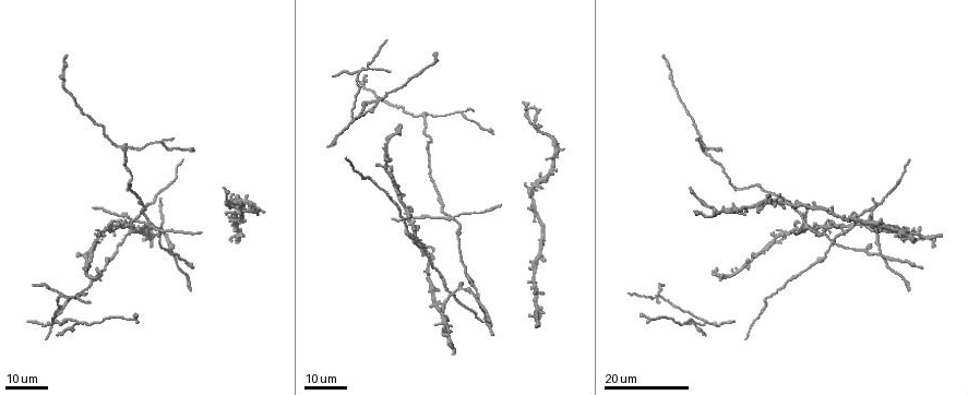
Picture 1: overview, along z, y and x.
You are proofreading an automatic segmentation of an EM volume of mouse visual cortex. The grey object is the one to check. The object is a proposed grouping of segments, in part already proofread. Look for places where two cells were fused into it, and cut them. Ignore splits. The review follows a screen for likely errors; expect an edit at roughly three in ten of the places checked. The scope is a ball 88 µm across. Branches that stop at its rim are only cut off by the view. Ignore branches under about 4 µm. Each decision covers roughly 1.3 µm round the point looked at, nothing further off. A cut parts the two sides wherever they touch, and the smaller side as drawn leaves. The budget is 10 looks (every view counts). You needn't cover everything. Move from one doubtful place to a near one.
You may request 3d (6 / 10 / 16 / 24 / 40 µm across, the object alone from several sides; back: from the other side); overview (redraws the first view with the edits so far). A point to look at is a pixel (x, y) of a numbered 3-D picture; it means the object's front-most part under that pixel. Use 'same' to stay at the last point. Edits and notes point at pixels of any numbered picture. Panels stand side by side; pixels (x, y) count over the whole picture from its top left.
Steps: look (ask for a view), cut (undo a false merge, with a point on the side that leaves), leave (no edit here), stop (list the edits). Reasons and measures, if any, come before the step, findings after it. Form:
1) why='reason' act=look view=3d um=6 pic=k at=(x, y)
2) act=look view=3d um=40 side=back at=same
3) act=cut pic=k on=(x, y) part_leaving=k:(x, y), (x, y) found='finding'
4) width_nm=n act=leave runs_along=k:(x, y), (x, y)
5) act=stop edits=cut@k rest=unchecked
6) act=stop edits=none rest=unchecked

why='three-way junction' act=look view=3d um=24 pic=1 at=(440, 310)

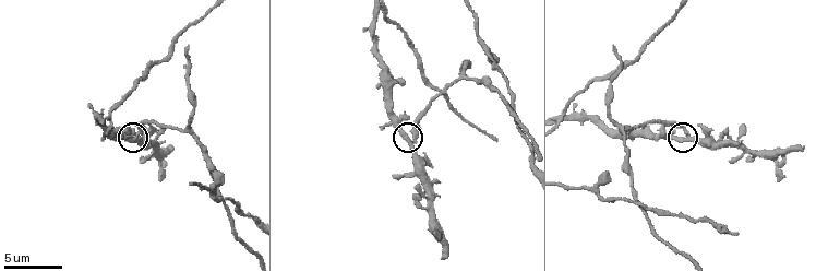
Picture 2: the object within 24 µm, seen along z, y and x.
why='zoom in' act=look view=3d um=6 pic=2 at=(135, 140)

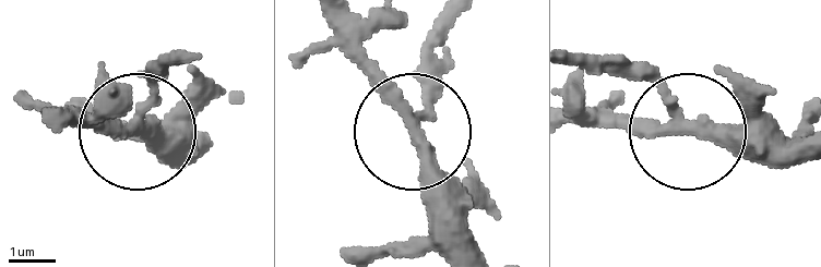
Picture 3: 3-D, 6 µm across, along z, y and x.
act=look view=3d um=6 side=back pic=3 at=(134, 127)

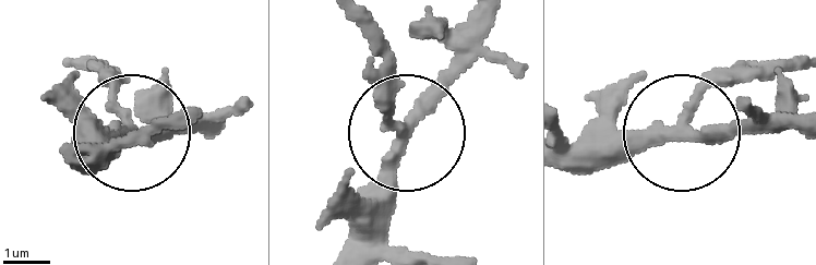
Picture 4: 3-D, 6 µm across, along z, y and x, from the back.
width_nm=270 act=cut pic=4 on=(387, 53) found='two cells meet here'

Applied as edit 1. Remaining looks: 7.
why='redraw' act=look view=overview

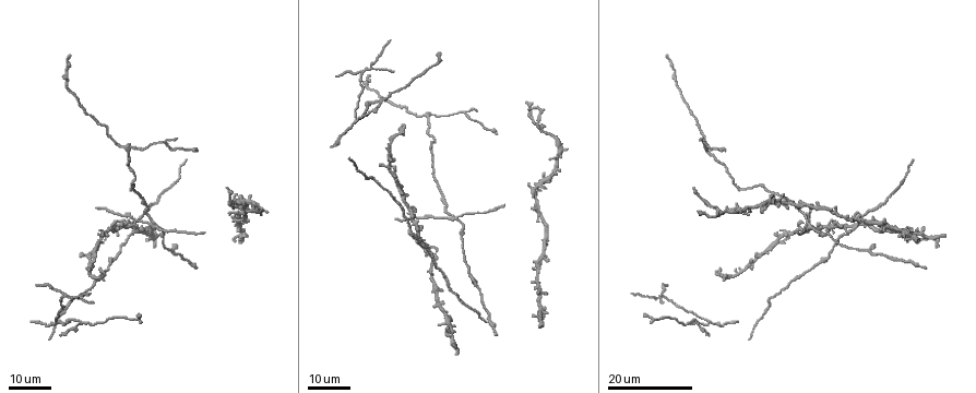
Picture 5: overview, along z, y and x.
why='looks like a crossing' act=look view=3d um=16 pic=5 at=(540, 128)

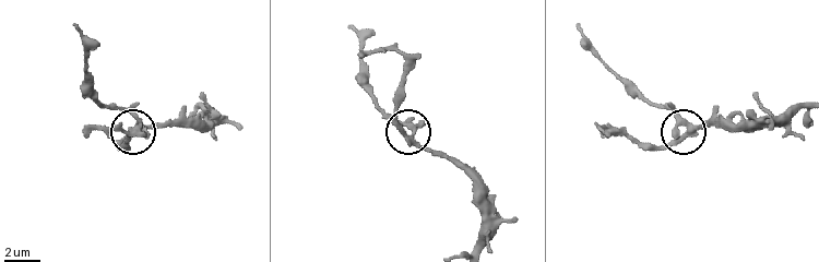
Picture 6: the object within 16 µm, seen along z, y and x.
act=look view=3d um=6 pic=6 at=(687, 129)

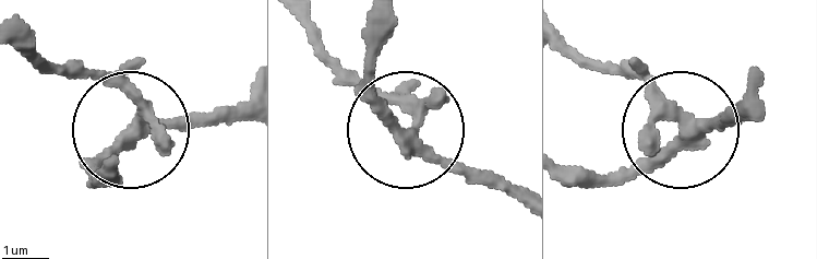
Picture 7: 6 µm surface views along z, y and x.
side_arm_um=9 act=cut pic=7 on=(133, 72) part_leaving=7:(134, 118), (131, 98), (52, 68), (36, 48) found='two cells meet here'

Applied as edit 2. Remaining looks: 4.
why='thick turns thin' act=look view=3d um=24 pic=5 at=(699, 212)

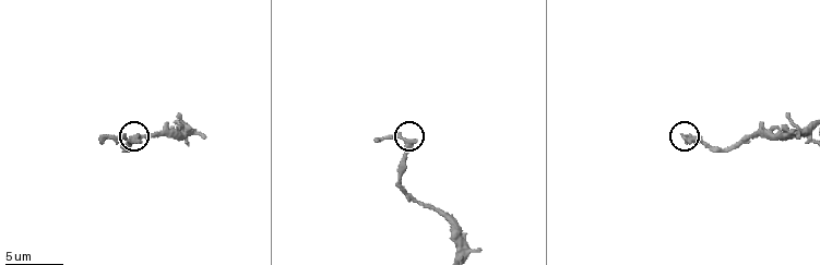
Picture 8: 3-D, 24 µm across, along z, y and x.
act=look view=3d um=6 pic=8 at=(406, 138)

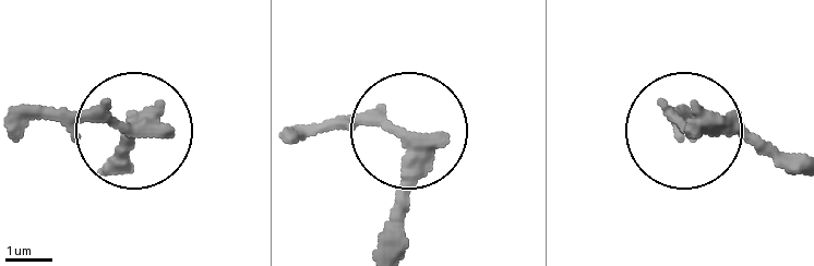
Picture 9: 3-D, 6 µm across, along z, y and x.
arms=3 act=leave runs_along=9:(107, 157), (130, 133), (16, 110) found='all the same cell'

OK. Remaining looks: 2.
act=look view=3d um=16 pic=5 at=(429, 113)

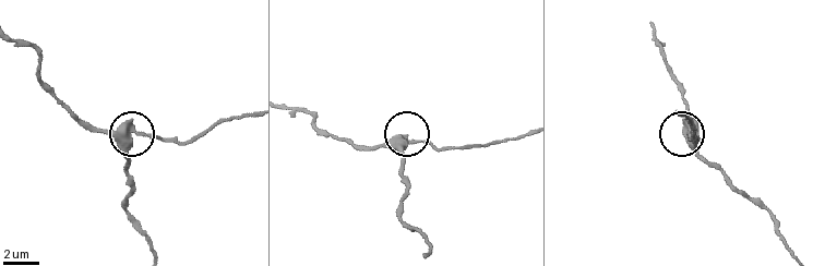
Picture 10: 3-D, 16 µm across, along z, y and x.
act=look view=3d um=10 pic=10 at=(412, 140)

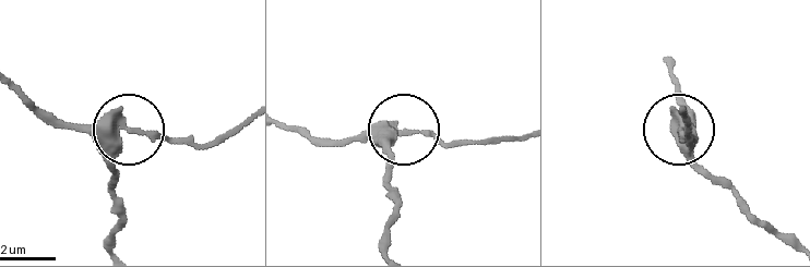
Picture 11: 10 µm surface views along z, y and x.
side_arm_um=20 act=cut pic=11 on=(156, 134) part_leaving=11:(118, 122), (201, 143), (242, 130) found='two cells meet here'

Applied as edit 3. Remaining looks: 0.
act=stop edits=cut@4,cut@7,cut@11 rest=unchecked

